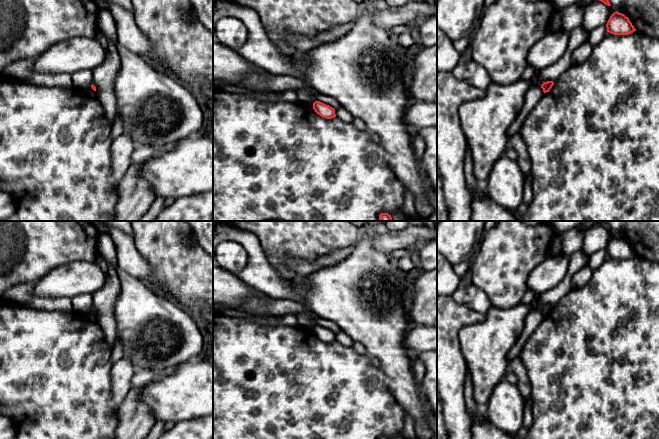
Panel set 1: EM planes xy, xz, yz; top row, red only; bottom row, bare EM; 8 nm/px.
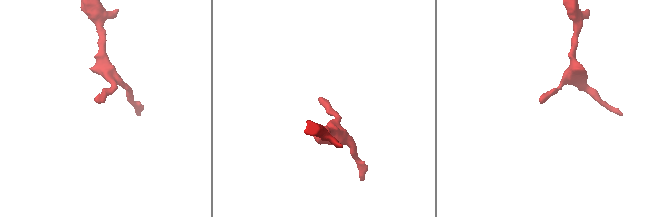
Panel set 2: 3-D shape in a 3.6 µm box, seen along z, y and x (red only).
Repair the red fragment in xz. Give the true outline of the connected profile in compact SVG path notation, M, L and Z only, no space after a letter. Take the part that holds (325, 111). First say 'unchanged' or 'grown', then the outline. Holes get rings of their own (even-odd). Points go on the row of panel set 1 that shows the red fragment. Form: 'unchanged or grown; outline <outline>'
unchanged; outline M315 101L313 103L313 109L318 115L320 115L323 118L331 119L336 117L335 109L320 101Z

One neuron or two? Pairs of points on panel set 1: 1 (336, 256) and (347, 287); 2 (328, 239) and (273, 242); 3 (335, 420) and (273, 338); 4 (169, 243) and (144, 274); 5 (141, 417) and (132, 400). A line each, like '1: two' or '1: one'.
1: two
2: one
3: one
4: two
5: one

